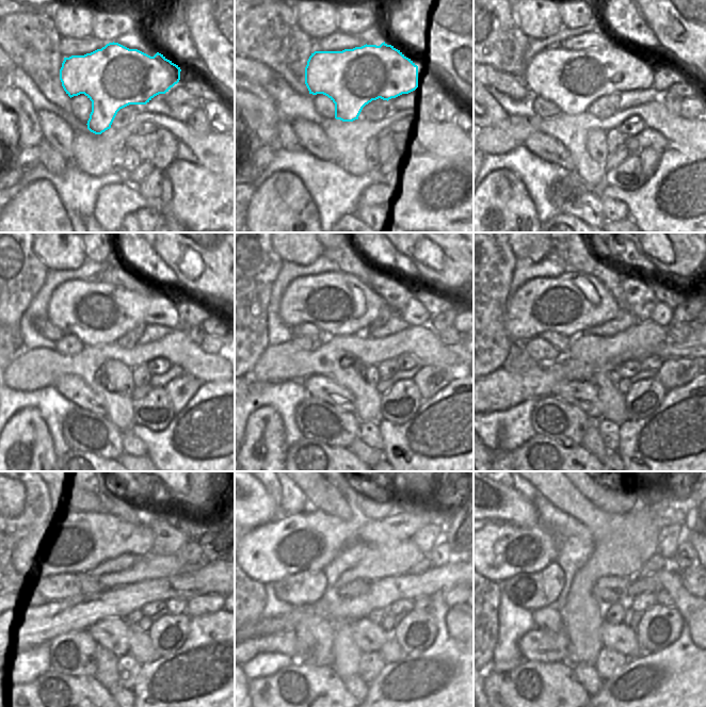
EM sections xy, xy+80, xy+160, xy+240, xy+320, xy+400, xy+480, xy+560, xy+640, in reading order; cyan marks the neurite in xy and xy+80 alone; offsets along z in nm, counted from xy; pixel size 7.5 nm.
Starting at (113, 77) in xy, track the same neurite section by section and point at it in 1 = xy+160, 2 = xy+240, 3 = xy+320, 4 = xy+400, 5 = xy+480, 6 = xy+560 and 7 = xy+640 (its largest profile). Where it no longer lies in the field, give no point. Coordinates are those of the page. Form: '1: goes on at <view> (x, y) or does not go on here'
1: goes on at xy+160 (573, 80)
2: goes on at xy+240 (96, 312)
3: goes on at xy+320 (337, 303)
4: goes on at xy+400 (570, 304)
5: goes on at xy+480 (75, 543)
6: goes on at xy+560 (307, 542)
7: goes on at xy+640 (496, 551)

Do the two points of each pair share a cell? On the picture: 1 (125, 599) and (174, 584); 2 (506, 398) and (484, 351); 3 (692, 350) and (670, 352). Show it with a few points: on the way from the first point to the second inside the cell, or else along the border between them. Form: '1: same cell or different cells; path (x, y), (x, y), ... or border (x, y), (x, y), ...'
1: same cell; path (137, 595), (147, 591), (162, 590)
2: different cells; border (500, 366), (484, 376)
3: same cell; path (687, 350), (675, 350)

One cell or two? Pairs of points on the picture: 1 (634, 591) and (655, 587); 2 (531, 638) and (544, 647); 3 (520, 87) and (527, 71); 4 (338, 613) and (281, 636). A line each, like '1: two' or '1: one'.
1: one
2: two
3: two
4: one

